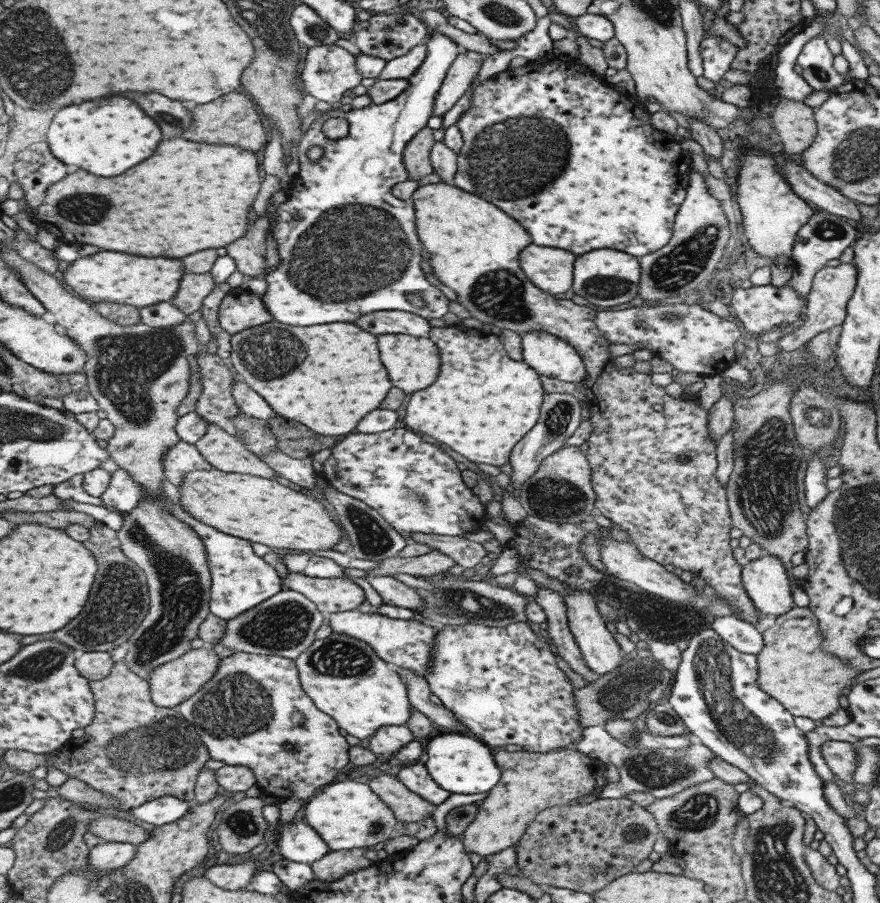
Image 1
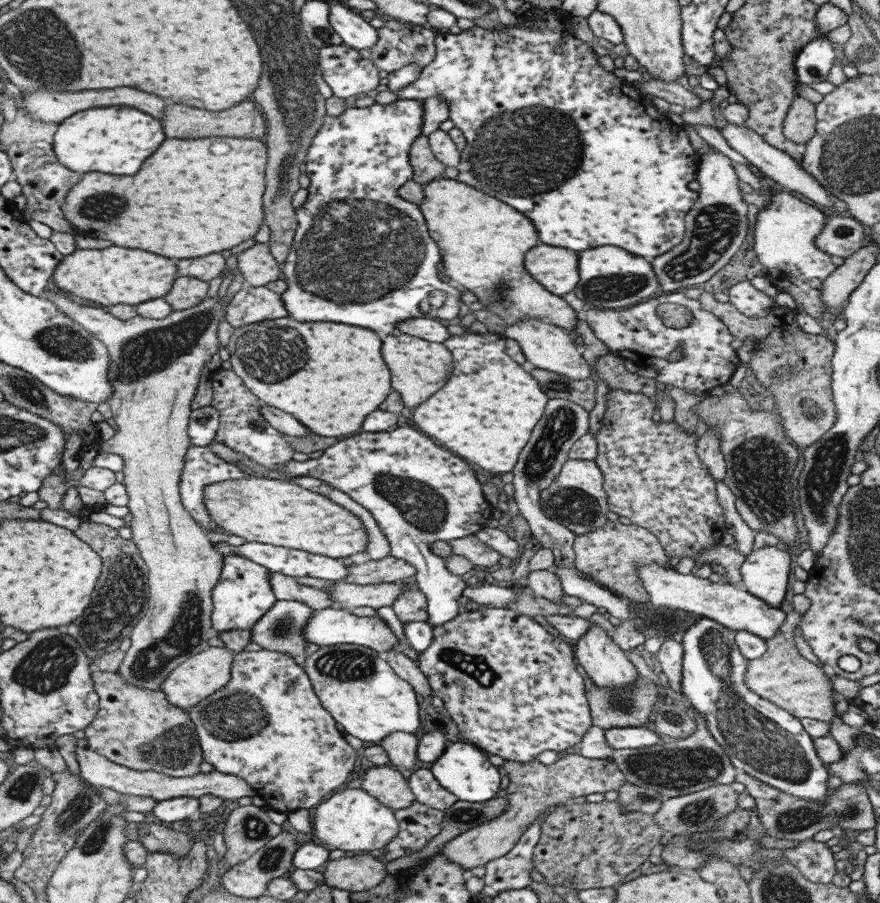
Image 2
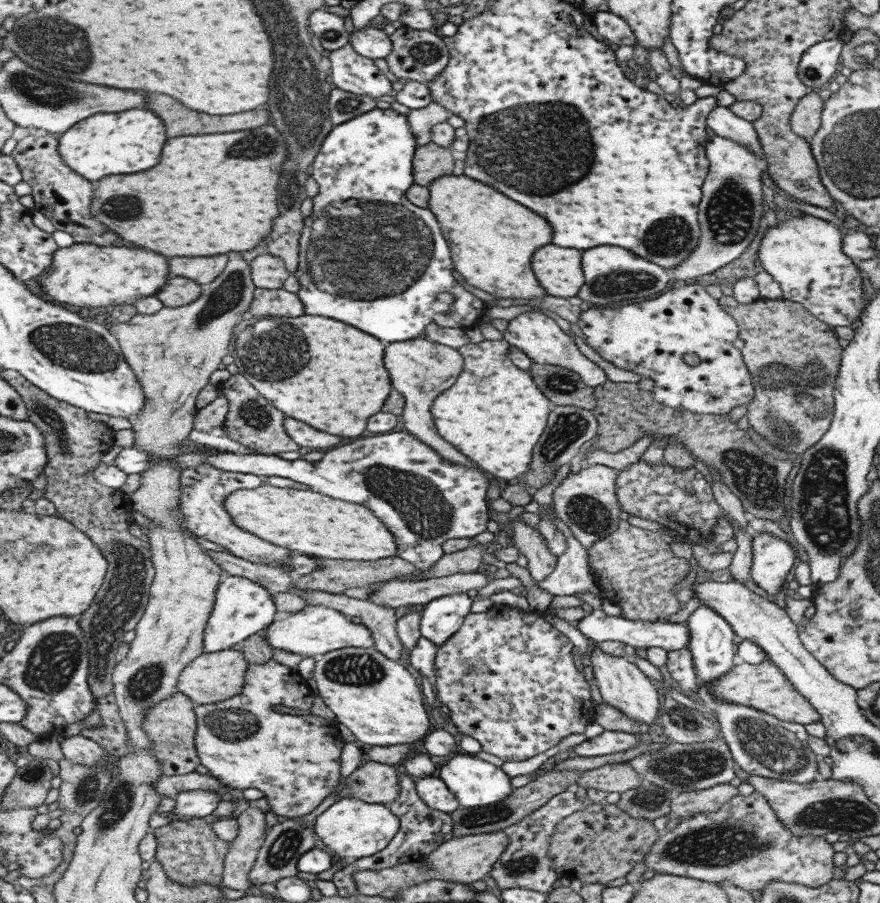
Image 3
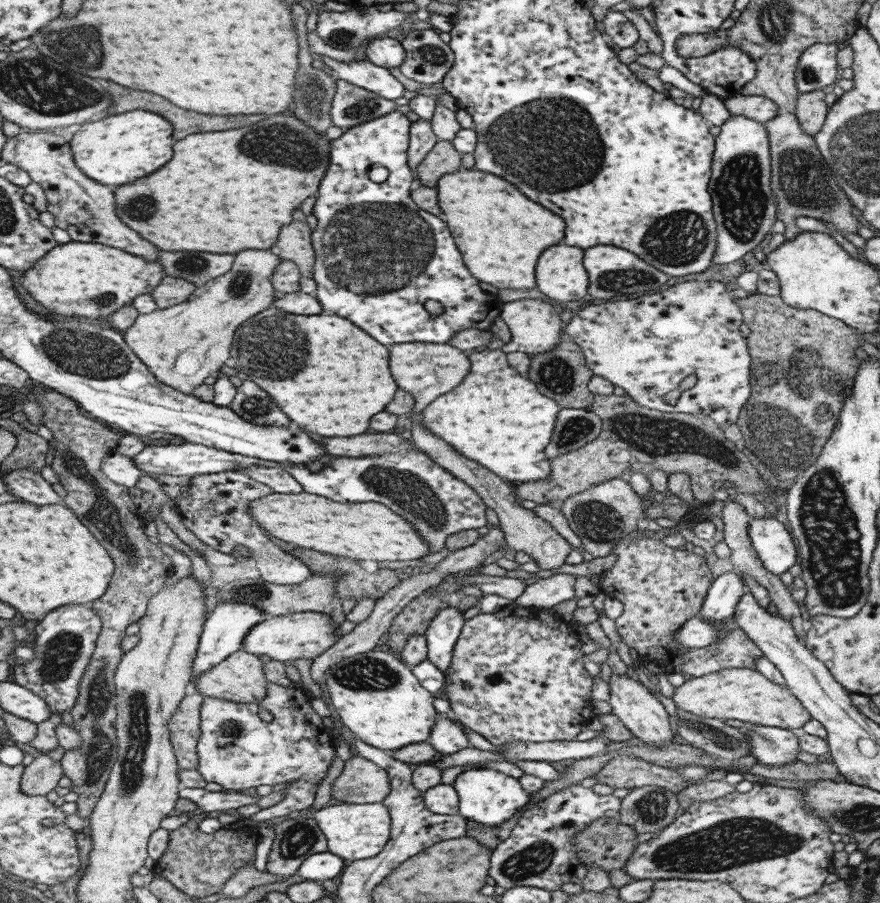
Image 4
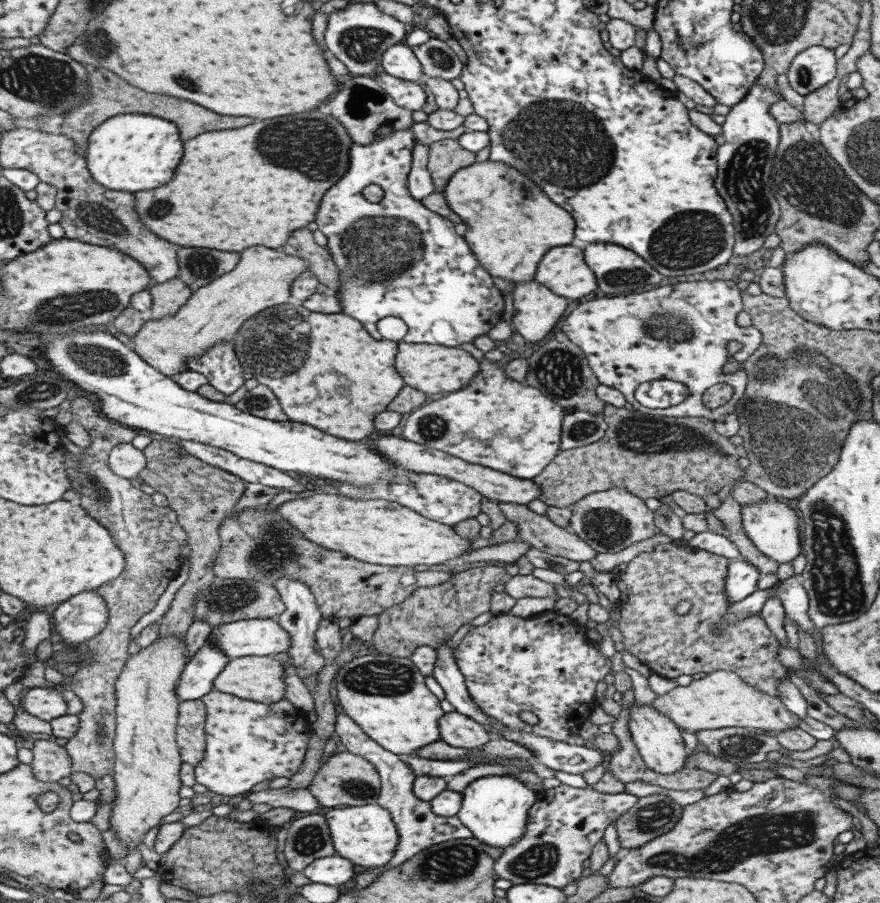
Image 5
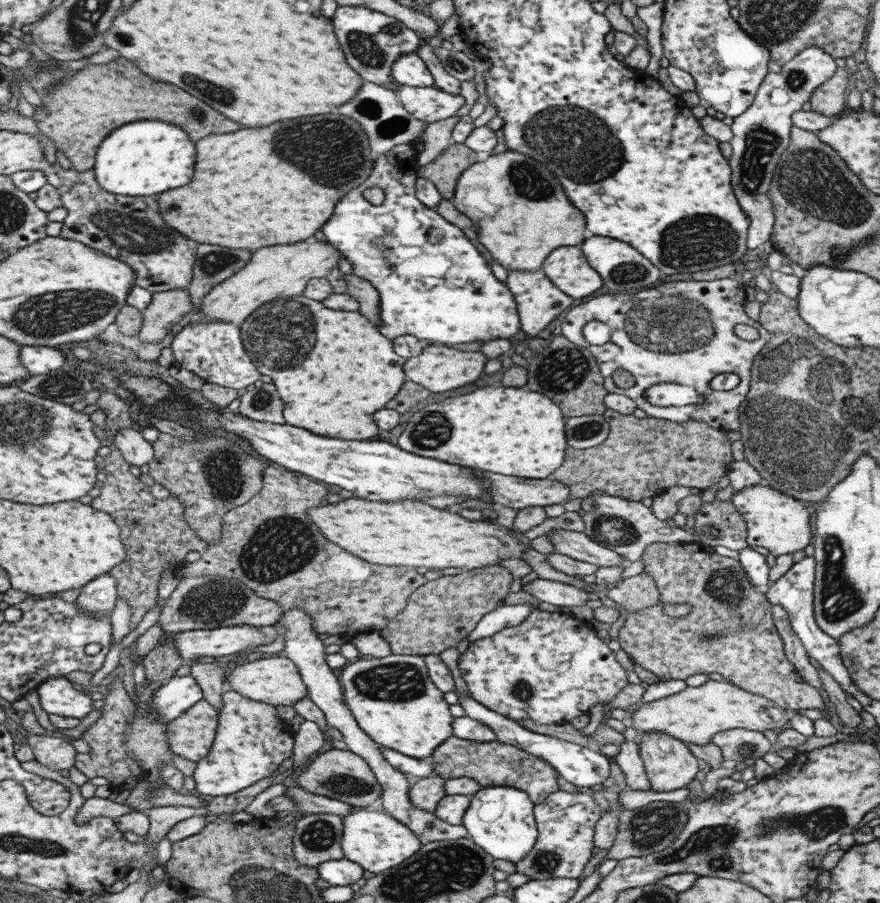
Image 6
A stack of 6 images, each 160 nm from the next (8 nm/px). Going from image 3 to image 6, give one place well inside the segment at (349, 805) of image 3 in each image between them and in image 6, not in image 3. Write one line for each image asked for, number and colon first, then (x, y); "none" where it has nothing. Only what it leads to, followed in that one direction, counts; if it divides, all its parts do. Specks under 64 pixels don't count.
4: (352, 831)
5: (365, 835)
6: (375, 841)

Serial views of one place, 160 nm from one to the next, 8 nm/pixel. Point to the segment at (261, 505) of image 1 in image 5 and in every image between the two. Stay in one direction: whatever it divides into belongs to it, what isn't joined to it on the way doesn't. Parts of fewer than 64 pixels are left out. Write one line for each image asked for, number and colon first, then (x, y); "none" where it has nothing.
2: (270, 511)
3: (303, 521)
4: (363, 530)
5: (381, 532)

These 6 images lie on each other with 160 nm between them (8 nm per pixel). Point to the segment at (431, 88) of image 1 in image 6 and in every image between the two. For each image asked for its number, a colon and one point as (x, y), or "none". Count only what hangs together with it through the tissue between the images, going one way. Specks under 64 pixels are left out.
2: (354, 235)
3: (363, 242)
4: (378, 256)
5: (395, 258)
6: (433, 284)

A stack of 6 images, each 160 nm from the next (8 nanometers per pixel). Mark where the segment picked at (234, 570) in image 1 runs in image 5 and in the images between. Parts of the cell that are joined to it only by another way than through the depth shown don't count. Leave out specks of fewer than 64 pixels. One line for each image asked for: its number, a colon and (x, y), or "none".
2: (242, 593)
3: (241, 607)
4: (223, 630)
5: (196, 678)

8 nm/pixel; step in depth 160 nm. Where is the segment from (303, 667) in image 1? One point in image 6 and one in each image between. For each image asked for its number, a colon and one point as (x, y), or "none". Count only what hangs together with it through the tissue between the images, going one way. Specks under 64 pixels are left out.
2: (356, 686)
3: (377, 699)
4: (375, 694)
5: (385, 696)
6: (392, 699)

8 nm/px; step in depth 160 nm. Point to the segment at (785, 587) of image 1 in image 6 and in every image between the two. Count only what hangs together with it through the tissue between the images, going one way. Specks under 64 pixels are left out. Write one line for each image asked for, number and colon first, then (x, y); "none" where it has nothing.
2: (763, 572)
3: (772, 557)
4: (773, 545)
5: (772, 527)
6: (775, 521)

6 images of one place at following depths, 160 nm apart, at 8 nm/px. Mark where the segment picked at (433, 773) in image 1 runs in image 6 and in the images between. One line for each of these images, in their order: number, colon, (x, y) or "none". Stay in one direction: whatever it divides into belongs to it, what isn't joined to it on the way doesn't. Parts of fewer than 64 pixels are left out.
2: (463, 770)
3: (474, 783)
4: (485, 796)
5: (494, 809)
6: (499, 820)

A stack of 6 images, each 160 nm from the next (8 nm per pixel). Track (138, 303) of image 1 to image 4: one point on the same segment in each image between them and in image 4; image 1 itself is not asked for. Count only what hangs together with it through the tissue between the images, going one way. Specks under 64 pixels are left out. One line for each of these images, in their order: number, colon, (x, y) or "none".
2: (112, 276)
3: (82, 274)
4: (91, 280)

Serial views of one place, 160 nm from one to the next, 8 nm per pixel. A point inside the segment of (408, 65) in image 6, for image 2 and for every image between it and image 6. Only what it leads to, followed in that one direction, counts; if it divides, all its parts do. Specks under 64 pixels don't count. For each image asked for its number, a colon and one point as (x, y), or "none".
2: (347, 24)
3: (371, 42)
4: (387, 52)
5: (398, 60)

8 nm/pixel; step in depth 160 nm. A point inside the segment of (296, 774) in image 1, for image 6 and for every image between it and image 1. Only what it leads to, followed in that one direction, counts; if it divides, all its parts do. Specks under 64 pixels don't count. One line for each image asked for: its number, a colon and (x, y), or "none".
2: (265, 725)
3: (293, 760)
4: (235, 749)
5: (246, 742)
6: (250, 743)

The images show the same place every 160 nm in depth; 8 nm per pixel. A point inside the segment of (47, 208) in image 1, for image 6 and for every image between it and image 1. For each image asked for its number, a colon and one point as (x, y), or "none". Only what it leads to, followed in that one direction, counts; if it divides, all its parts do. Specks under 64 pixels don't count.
2: (190, 197)
3: (211, 194)
4: (223, 192)
5: (232, 189)
6: (249, 190)

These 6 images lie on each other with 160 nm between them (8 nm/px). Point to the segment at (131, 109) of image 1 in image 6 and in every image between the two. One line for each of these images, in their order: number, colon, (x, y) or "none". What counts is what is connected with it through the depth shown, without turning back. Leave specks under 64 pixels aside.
2: (115, 140)
3: (130, 141)
4: (117, 149)
5: (128, 152)
6: (146, 157)

